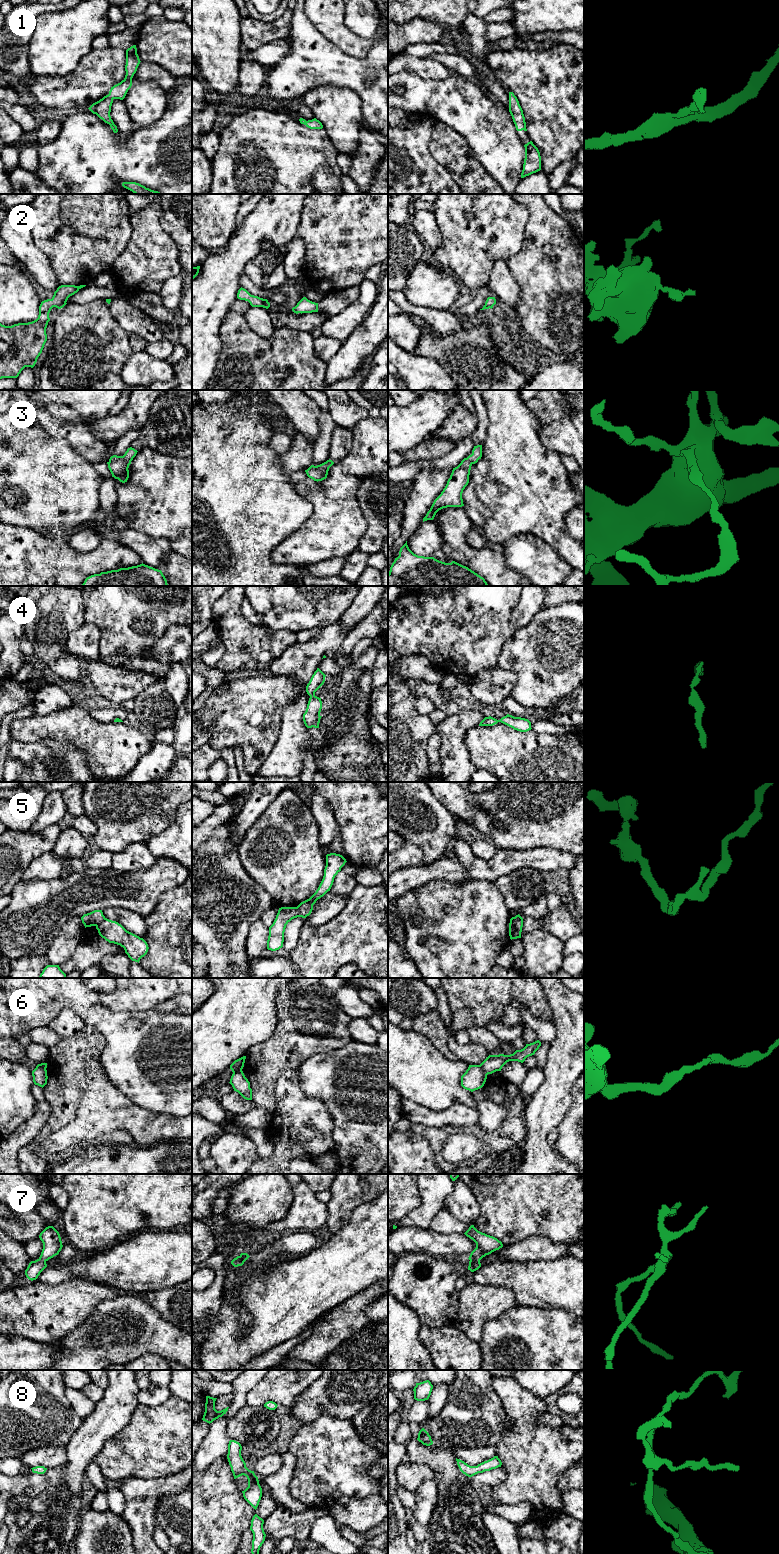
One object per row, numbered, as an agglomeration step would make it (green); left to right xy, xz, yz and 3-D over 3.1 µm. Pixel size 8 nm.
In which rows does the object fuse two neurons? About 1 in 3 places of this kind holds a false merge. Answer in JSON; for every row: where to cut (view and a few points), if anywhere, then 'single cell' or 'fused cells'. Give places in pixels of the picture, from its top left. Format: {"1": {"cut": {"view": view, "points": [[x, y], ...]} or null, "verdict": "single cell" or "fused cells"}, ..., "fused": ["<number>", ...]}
{"1": {"cut": null, "verdict": "single cell"}, "2": {"cut": null, "verdict": "single cell"}, "3": {"cut": null, "verdict": "single cell"}, "4": {"cut": null, "verdict": "single cell"}, "5": {"cut": {"view": "xz", "points": [[295, 907], [299, 916]]}, "verdict": "fused cells"}, "6": {"cut": {"view": "yz", "points": [[479, 1065], [487, 1074]]}, "verdict": "fused cells"}, "7": {"cut": null, "verdict": "single cell"}, "8": {"cut": null, "verdict": "single cell"}, "fused": ["5", "6"]}

